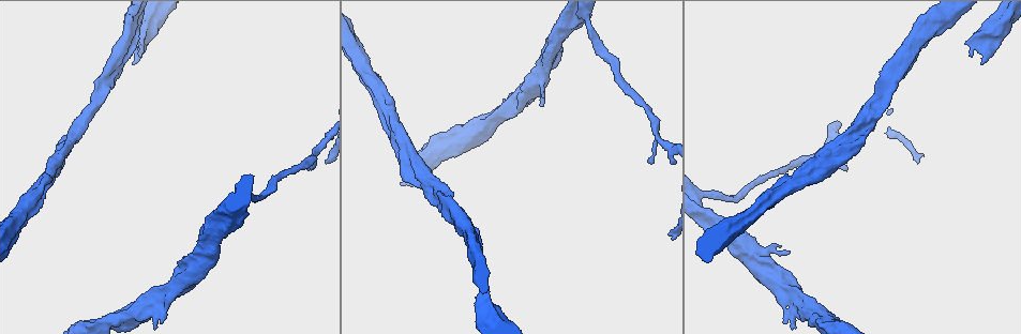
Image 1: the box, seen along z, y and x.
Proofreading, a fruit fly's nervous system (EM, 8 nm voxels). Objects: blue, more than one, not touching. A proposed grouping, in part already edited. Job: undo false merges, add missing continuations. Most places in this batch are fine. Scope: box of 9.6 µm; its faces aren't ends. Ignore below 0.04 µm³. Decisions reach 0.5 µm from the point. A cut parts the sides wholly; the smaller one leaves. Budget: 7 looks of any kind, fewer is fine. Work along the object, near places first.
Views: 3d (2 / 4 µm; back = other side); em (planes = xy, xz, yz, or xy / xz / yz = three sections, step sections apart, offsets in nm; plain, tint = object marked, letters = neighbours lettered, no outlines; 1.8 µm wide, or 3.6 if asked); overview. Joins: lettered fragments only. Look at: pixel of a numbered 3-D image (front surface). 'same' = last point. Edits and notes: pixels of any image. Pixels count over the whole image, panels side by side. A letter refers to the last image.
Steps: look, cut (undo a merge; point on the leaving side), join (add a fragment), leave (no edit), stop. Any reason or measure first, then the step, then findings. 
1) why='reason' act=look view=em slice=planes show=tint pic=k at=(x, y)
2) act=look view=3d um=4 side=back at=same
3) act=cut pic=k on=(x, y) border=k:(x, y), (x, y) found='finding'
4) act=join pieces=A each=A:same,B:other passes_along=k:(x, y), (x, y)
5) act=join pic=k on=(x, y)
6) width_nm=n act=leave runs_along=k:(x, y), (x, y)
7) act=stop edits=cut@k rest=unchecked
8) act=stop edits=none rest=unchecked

why='an open end' act=look view=em slice=xy step=16 show=letters pic=1 at=(503, 100)

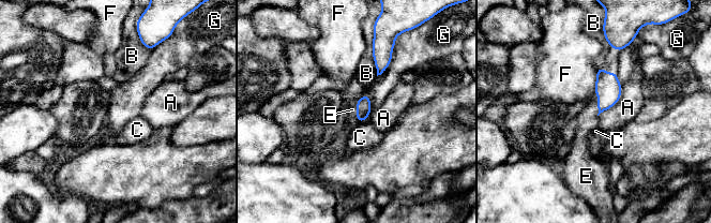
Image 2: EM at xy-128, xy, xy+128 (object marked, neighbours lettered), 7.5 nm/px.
act=join pieces=E each=A:other,B:other,C:other,E:same,F:other,G:other found='it goes on there'

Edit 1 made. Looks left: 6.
why='branch stops here' act=look view=em slice=planes show=letters pic=1 at=(730, 249)

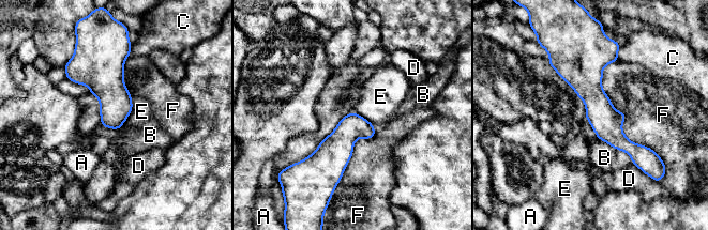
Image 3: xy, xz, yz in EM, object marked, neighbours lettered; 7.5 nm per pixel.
width_nm=200 act=leave each=A:other,B:other,C:other,D:other,E:other,F:other border=3:(132, 95), (132, 111), (118, 131) found='none of them fits'

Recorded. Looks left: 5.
why='an open end' act=look view=em slice=planes show=letters pic=1 at=(143, 43)

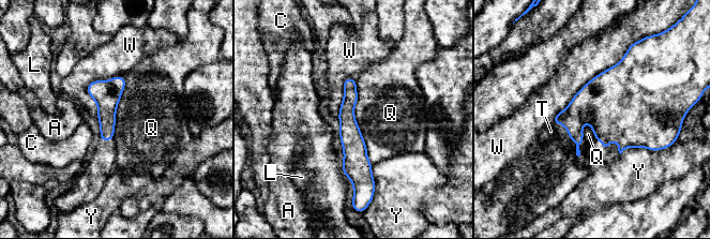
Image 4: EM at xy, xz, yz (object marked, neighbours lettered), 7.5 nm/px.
act=join pieces=T each=A:other,C:other,L:other,Q:other,T:same,W:other,Y:other passes_along=4:(588, 105), (567, 131), (550, 131) found='it goes on there'

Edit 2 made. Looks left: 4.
act=stop edits=join@2,join@4 rest=unchecked

